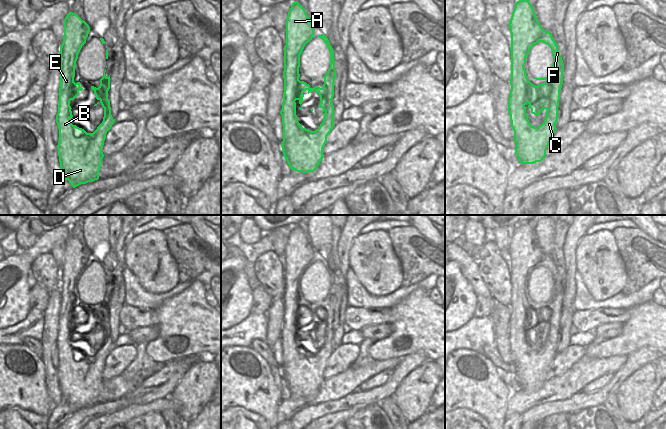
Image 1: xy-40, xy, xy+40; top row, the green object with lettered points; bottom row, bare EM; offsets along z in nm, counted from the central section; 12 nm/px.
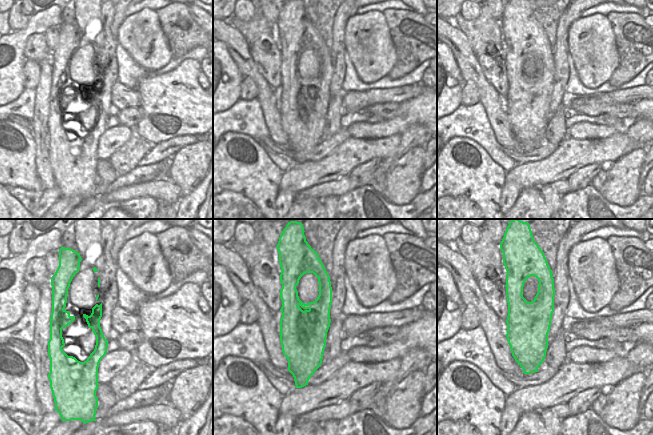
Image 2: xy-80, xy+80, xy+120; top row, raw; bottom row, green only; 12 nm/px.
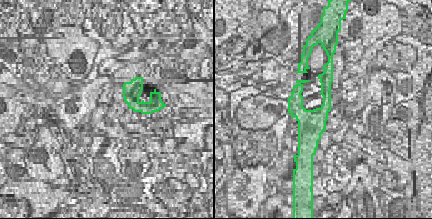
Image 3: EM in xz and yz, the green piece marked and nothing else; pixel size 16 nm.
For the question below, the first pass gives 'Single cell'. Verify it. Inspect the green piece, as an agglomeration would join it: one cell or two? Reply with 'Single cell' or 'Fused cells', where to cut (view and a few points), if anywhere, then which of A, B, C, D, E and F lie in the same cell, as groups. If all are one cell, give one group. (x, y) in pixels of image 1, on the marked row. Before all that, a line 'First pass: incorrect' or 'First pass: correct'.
First pass: correct
Single cell. No split. Groups: A B C D E F.

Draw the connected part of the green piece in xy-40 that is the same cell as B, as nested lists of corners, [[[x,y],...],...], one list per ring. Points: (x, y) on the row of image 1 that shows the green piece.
[[[69,12],[64,19],[64,35],[63,35],[63,42],[60,47],[59,52],[59,65],[60,65],[60,88],[59,88],[59,102],[58,102],[58,113],[56,115],[56,123],[59,129],[59,141],[57,145],[58,149],[58,156],[60,167],[62,169],[62,180],[68,180],[69,183],[72,185],[73,188],[81,185],[86,184],[88,182],[93,182],[99,179],[99,171],[102,165],[102,159],[104,154],[102,152],[104,141],[106,139],[107,132],[111,129],[115,119],[111,115],[111,107],[110,101],[108,99],[108,91],[110,89],[110,75],[108,77],[105,76],[106,69],[104,71],[103,77],[100,79],[100,85],[98,88],[91,86],[91,89],[94,91],[96,99],[100,101],[102,107],[104,108],[104,117],[102,123],[97,127],[97,129],[93,133],[87,133],[84,129],[77,127],[71,123],[71,118],[73,117],[70,101],[74,100],[77,96],[79,96],[79,92],[83,90],[80,87],[81,83],[74,82],[75,77],[75,67],[76,61],[78,59],[78,54],[82,48],[82,46],[86,43],[86,39],[90,32],[89,25],[83,21],[77,14],[73,12]]]

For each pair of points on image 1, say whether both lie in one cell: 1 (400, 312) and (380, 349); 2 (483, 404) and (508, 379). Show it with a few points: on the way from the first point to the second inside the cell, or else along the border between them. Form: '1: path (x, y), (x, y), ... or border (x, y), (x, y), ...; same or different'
1: path (400, 322), (400, 332), (390, 342); same
2: border (495, 368), (498, 376), (511, 391); different

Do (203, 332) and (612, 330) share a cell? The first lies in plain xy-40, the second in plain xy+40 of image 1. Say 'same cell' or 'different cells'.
different cells

